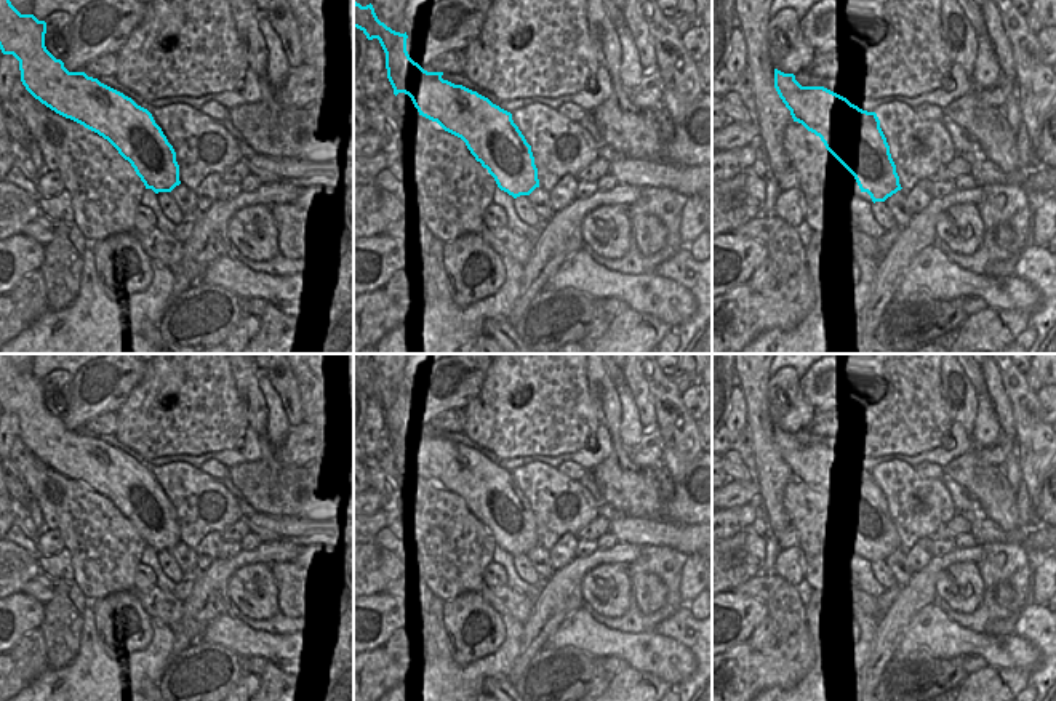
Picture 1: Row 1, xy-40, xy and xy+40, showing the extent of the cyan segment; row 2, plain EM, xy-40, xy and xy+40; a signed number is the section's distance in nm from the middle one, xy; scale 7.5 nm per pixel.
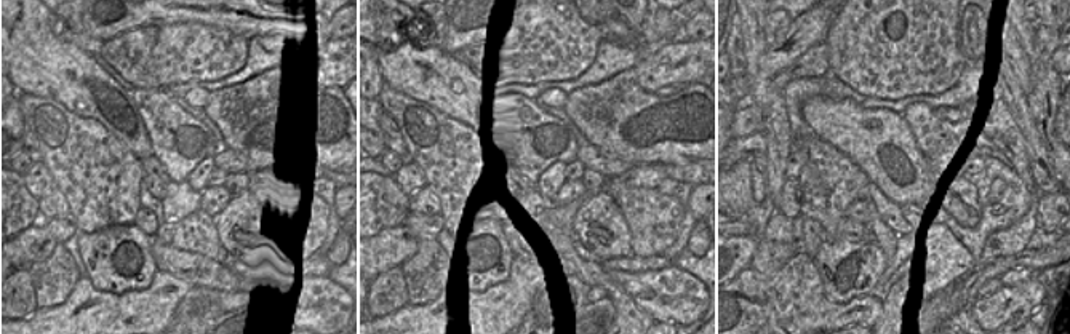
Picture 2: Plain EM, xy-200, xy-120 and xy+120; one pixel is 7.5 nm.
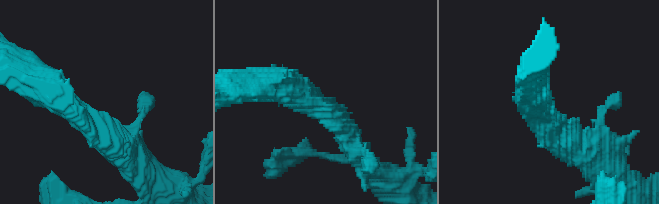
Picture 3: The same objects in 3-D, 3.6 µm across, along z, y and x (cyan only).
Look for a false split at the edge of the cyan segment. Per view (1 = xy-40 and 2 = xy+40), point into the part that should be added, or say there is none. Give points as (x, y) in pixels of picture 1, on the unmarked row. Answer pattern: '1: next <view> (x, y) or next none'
1: next none
2: next none

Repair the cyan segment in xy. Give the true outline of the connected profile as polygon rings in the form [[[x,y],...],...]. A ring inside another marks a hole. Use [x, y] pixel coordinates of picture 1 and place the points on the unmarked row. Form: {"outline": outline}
{"outline": [[[354,360],[354,386],[368,399],[379,399],[394,453],[408,453],[419,474],[461,496],[501,549],[517,557],[539,546],[531,504],[510,471],[477,450],[443,439],[443,431],[424,429],[406,410],[406,391],[381,381],[371,362]]]}

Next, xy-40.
{"outline": [[[0,354],[0,408],[19,419],[21,440],[26,448],[56,472],[107,498],[131,522],[146,547],[158,552],[171,551],[179,544],[176,511],[152,472],[98,437],[88,435],[85,431],[69,431],[64,421],[46,408],[45,392],[45,379],[38,379],[34,373],[21,373],[8,354]]]}

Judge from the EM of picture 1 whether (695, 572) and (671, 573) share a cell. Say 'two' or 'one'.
two

